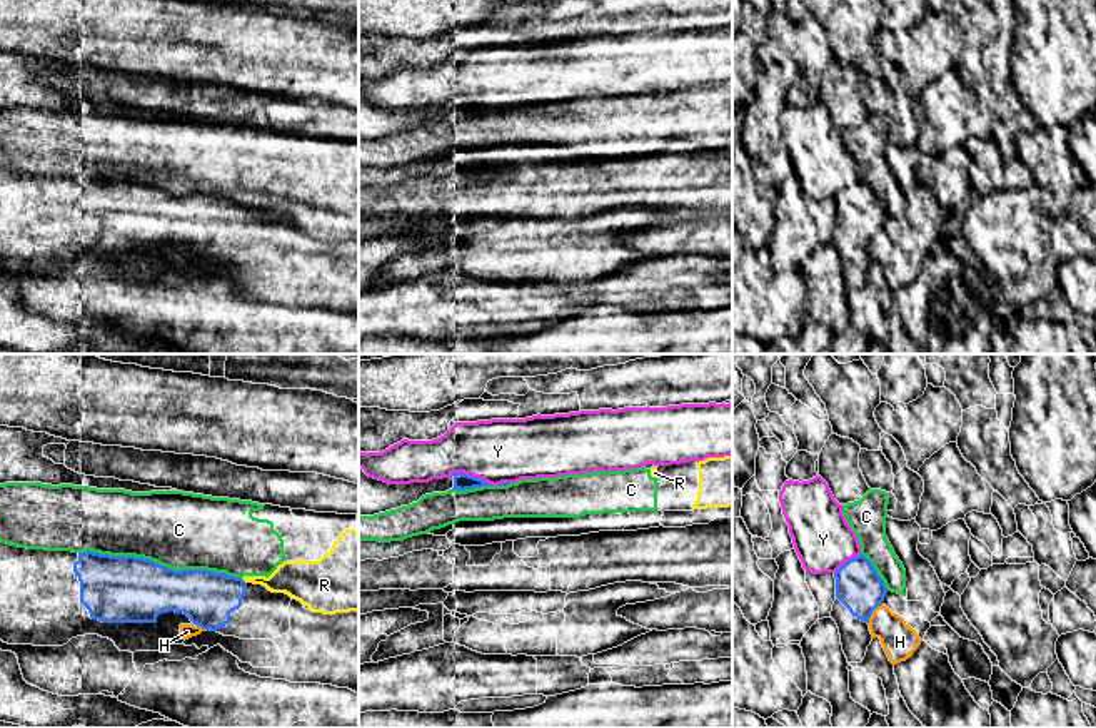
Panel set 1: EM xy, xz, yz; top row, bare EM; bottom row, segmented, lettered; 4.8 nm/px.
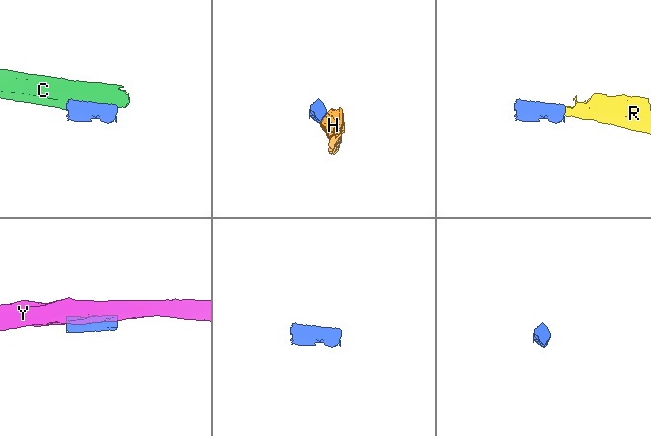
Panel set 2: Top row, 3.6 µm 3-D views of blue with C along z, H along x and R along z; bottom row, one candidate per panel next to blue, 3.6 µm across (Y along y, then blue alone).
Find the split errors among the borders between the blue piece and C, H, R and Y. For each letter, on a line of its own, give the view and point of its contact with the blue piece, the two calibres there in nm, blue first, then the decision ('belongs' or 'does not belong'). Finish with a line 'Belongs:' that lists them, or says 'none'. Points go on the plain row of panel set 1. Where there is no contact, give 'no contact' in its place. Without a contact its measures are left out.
C: xy (160, 191) | 320/380 nm | does not belong
H: yz (871, 239) | 220/170 nm | does not belong
R: xy (244, 207) | 260/180 nm | does not belong
Y: xz (472, 102) | 80/300 nm | does not belong
Belongs: none

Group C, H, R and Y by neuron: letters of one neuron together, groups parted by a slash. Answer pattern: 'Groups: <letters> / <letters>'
Groups: C R / H / Y

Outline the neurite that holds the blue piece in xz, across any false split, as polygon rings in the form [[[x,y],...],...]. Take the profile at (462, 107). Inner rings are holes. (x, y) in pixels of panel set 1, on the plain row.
[[[359,94],[359,142],[374,142],[409,132],[432,119],[445,119],[449,115],[465,117],[482,112],[492,110],[464,99],[454,99],[449,104],[432,105],[429,109],[389,110],[369,104],[364,95]]]

